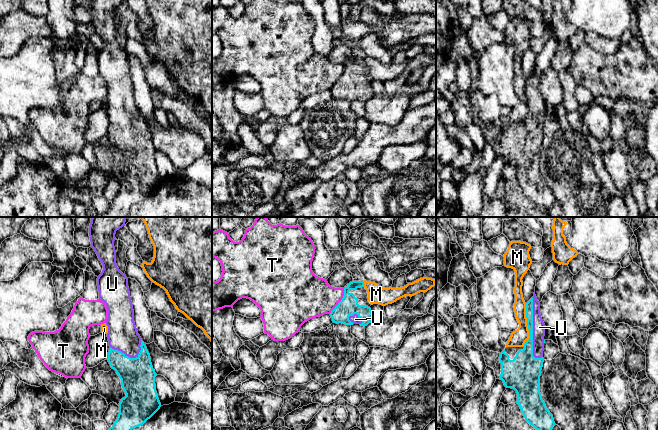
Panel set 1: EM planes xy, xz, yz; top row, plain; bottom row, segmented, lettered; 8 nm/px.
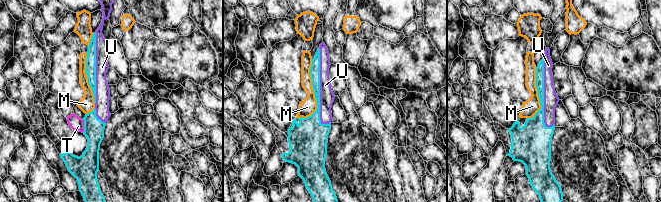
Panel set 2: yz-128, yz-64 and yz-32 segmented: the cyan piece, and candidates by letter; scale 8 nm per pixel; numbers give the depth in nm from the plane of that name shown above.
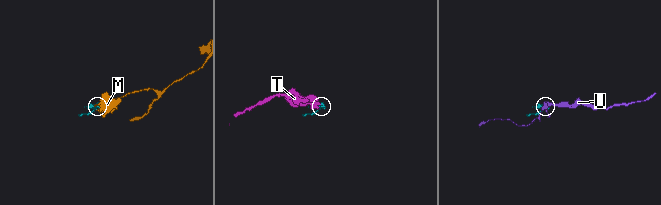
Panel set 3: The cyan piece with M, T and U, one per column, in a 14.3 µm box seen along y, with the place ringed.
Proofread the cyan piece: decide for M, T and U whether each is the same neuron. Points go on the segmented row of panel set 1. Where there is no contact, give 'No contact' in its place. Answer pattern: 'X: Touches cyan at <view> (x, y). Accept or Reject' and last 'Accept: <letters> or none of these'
M: Touches cyan at yz (527, 325). Reject
T: Touches cyan at xz (340, 301). Reject
U: Touches cyan at yz (532, 330). Accept
Accept: U

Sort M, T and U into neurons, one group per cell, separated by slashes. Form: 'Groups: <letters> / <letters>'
Groups: M / T / U

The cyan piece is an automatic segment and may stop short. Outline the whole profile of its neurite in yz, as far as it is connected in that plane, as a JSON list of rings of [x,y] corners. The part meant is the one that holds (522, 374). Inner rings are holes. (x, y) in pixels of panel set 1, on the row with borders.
[[[535,292],[534,296],[526,303],[526,318],[530,338],[523,347],[506,347],[501,353],[483,349],[482,353],[486,365],[494,369],[496,379],[502,380],[506,388],[516,391],[516,403],[525,420],[536,430],[552,430],[555,426],[553,415],[547,409],[540,393],[546,326],[540,314],[540,302],[537,300]]]

